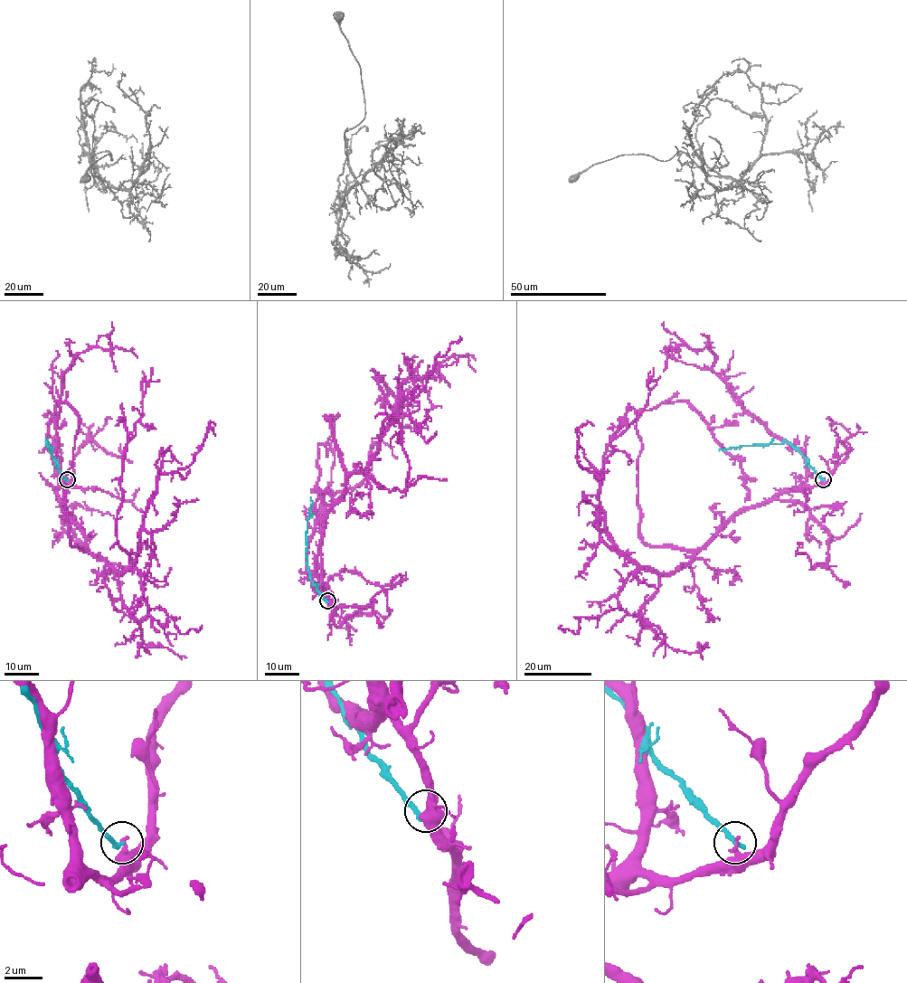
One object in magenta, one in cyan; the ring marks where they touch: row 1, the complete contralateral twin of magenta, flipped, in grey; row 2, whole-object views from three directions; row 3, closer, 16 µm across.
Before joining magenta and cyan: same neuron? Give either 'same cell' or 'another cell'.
another cell

